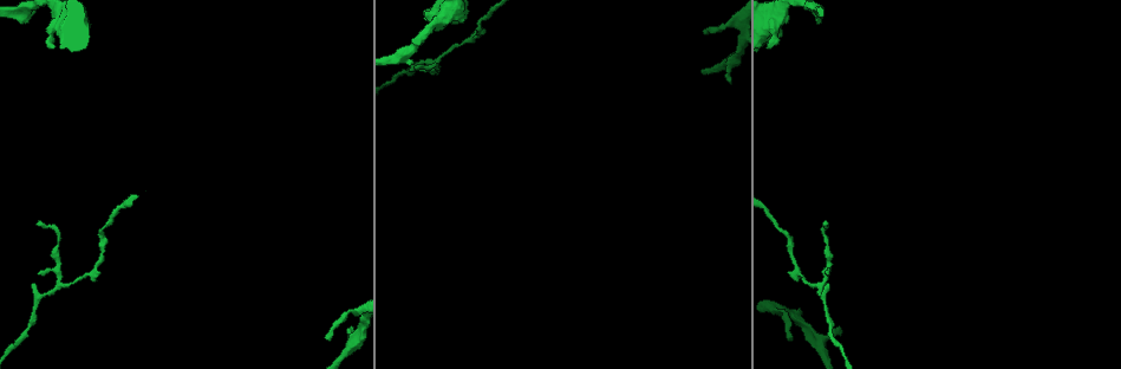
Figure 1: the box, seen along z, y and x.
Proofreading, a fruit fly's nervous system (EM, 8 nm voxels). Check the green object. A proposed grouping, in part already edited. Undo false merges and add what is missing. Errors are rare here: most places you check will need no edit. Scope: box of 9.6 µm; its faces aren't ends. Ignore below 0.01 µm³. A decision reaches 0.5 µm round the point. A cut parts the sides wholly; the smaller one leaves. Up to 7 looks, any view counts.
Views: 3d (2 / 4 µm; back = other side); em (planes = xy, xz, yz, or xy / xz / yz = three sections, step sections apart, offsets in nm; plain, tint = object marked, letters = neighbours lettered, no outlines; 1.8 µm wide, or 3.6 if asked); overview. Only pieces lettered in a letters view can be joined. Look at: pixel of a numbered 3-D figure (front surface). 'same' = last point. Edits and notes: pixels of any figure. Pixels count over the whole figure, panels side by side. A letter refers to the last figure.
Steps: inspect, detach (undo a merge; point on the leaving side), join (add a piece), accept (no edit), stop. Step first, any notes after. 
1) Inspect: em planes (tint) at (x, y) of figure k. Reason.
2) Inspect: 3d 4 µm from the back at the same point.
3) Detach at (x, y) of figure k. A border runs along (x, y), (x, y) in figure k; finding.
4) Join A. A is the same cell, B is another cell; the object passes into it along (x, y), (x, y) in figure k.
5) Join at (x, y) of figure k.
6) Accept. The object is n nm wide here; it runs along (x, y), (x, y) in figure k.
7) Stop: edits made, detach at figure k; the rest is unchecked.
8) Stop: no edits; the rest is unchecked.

Inspect: 3d 2 µm from the back at (421, 71) of figure 1. Free end.

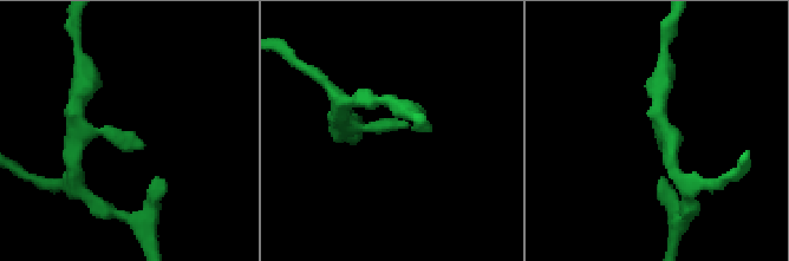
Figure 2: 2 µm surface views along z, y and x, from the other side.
Inspect: em planes (tint) at (139, 147) of figure 2.

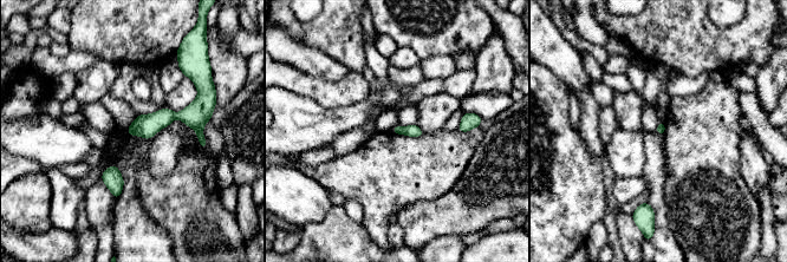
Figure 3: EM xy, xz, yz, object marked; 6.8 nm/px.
Inspect: em planes (letters) at the same point.

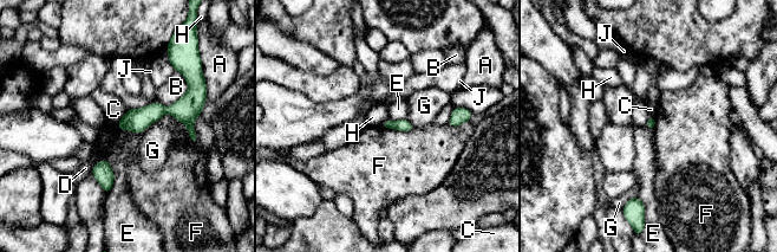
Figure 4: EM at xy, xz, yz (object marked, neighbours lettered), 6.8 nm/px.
Accept. A, B, C, D, E, F, G, H and J are other cells; it runs along (193, 112), (156, 110), (122, 126) in figure 4; none of them fits.

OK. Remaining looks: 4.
Inspect: 3d 2 µm at (768, 46) of figure 1. An open end.

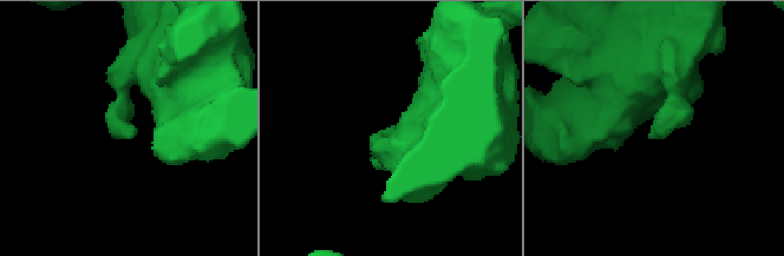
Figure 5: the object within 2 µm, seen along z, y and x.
Inspect: em yz step 4 (letters) at (661, 136) of figure 5. Now the EM.

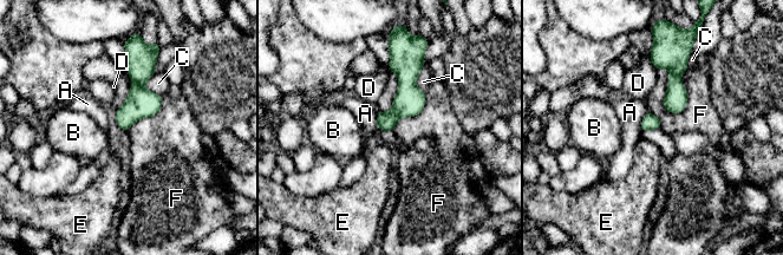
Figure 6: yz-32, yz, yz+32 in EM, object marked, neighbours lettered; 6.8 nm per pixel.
Inspect: em xz step 16 (letters) at the same point. Another direction.

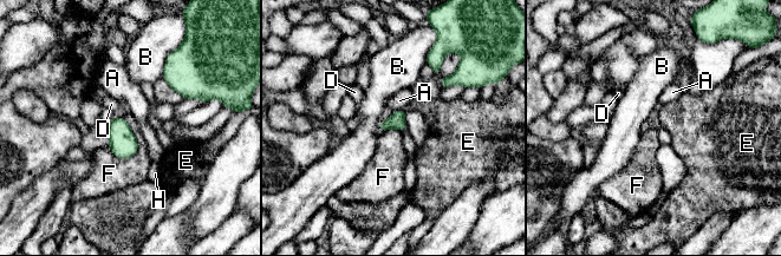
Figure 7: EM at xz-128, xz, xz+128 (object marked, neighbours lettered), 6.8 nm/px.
Accept. A, B, D, E, F and H are other cells; a border runs along (123, 117), (137, 144), (125, 159) in figure 7; no lettered piece goes on from it.

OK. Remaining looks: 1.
Stop: no edits; the rest is unchecked.

